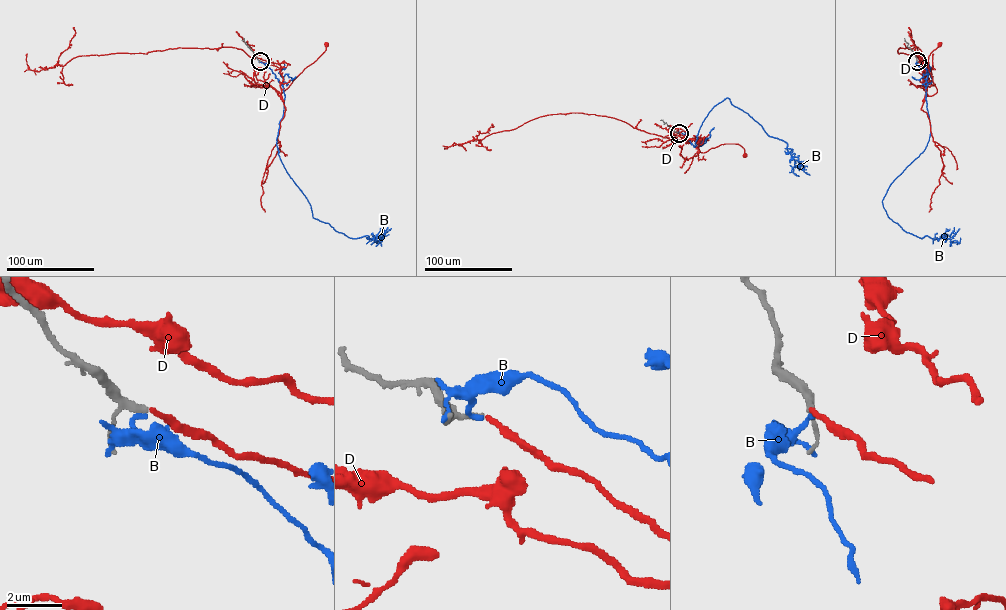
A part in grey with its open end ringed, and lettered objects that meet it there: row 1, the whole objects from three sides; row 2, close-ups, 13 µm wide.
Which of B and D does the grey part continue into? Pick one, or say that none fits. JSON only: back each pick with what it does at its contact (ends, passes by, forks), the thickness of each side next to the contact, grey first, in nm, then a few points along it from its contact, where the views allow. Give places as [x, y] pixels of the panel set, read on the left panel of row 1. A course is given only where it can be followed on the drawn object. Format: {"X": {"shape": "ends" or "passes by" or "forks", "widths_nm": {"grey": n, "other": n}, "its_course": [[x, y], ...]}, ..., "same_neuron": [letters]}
{"D": {"shape": "ends", "widths_nm": {"grey": 180, "other": 170}, "its_course": [[260, 61], [280, 69], [283, 81], [279, 96], [326, 50], [327, 44]]}, "same_neuron": ["D"]}

